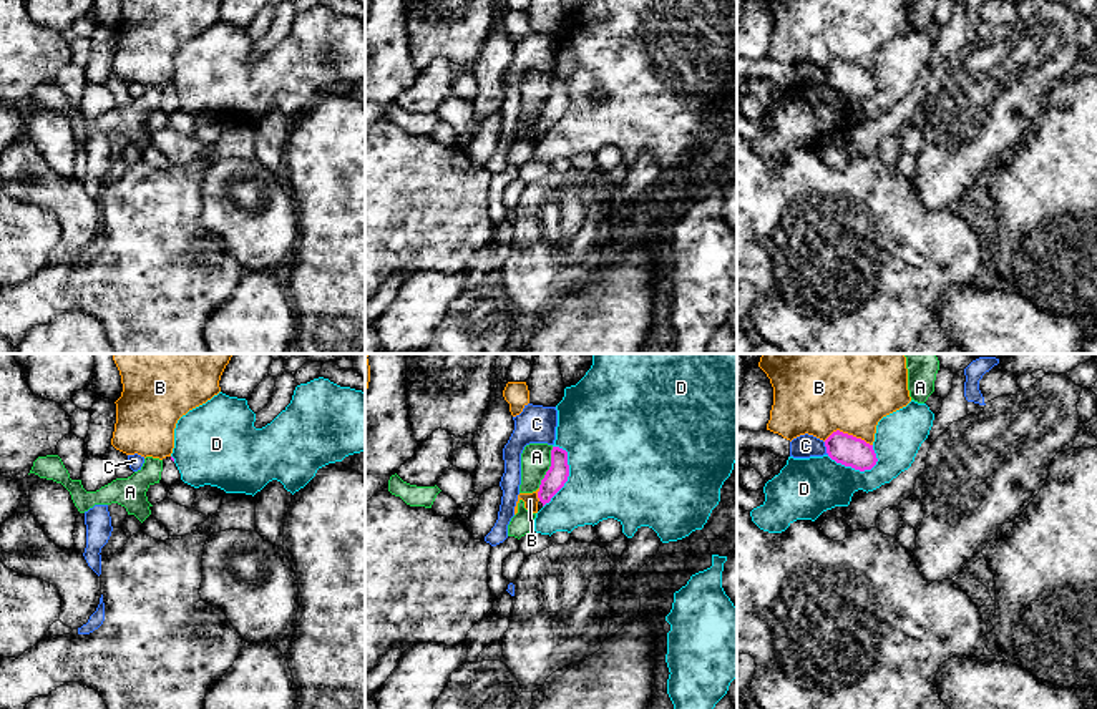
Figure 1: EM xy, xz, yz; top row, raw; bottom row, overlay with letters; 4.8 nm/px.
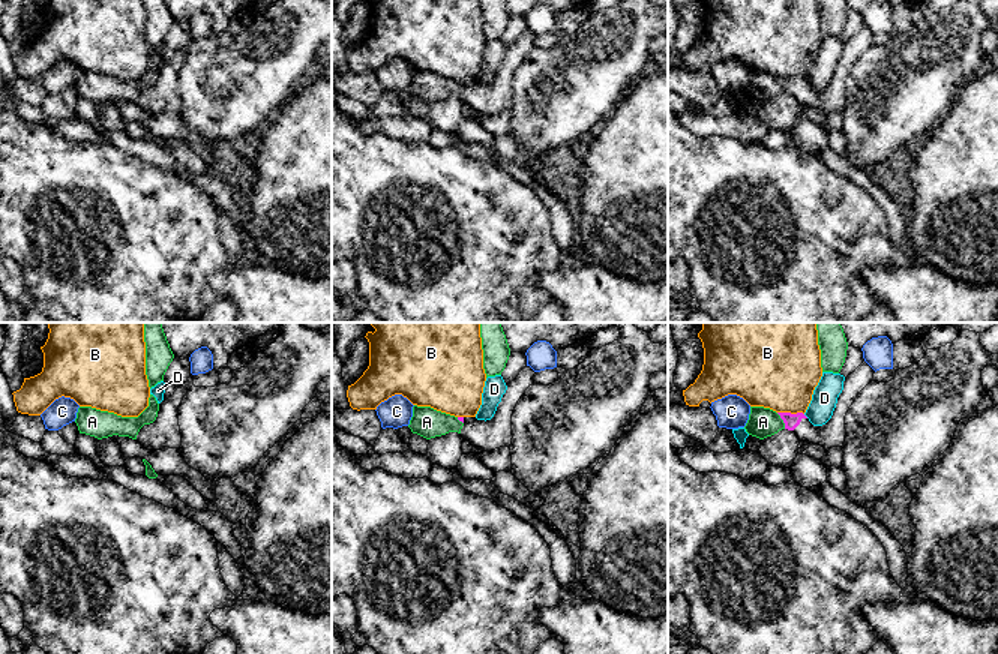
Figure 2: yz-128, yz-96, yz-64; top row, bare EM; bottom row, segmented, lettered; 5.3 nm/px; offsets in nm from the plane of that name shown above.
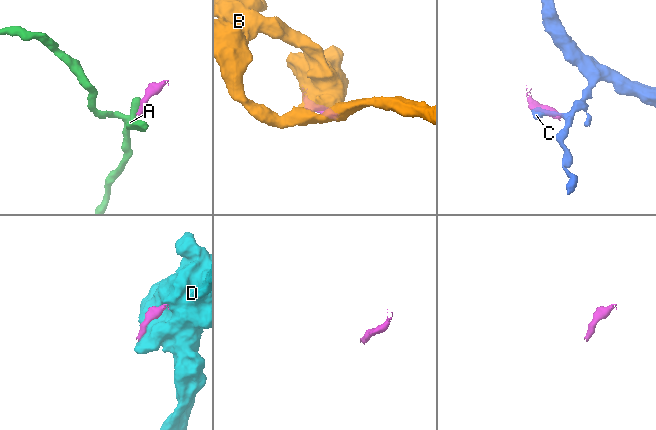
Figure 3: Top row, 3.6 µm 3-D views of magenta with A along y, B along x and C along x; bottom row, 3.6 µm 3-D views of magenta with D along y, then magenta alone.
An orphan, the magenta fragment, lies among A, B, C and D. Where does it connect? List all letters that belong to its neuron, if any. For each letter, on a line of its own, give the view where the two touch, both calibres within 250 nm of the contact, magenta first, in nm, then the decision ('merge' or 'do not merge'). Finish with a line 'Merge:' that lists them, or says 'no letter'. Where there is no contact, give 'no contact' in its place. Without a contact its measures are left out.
A: xz | 110/140 nm | do not merge
B: yz | 150/480 nm | do not merge
C: yz | 150/110 nm | do not merge
D: xz | 110/480 nm | do not merge
Merge: no letter

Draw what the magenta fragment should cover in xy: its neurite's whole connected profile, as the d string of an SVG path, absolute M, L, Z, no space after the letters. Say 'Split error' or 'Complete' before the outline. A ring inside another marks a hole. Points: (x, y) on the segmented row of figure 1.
Split error. M173 457L163 458L163 472L159 482L166 487L171 487L179 480L181 480L181 473L174 463L174 458Z

